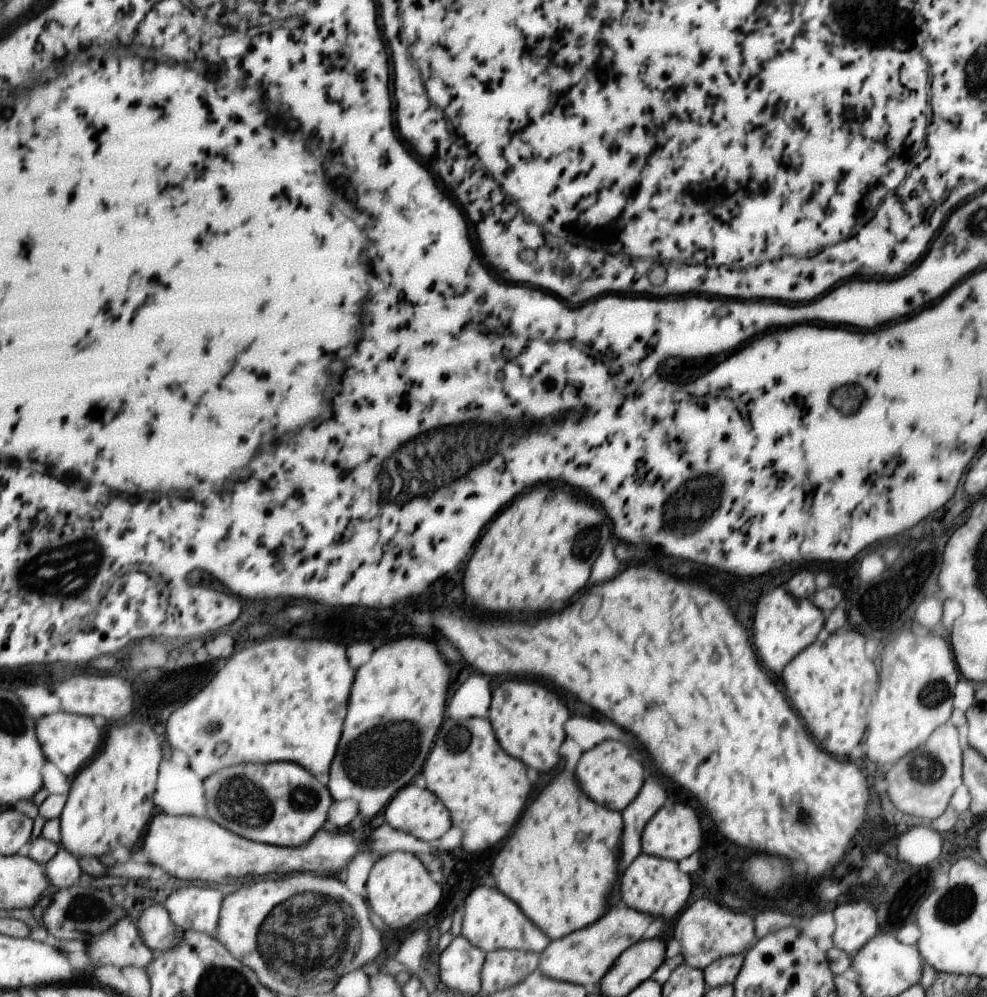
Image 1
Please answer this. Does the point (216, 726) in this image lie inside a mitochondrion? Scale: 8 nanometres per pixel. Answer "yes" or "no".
yes

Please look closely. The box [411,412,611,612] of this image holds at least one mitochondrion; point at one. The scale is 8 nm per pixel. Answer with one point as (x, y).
(582, 548)

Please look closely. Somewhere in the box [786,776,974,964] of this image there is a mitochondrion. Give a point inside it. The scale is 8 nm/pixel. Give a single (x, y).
(804, 819)

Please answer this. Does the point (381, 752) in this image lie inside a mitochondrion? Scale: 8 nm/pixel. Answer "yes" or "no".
yes

